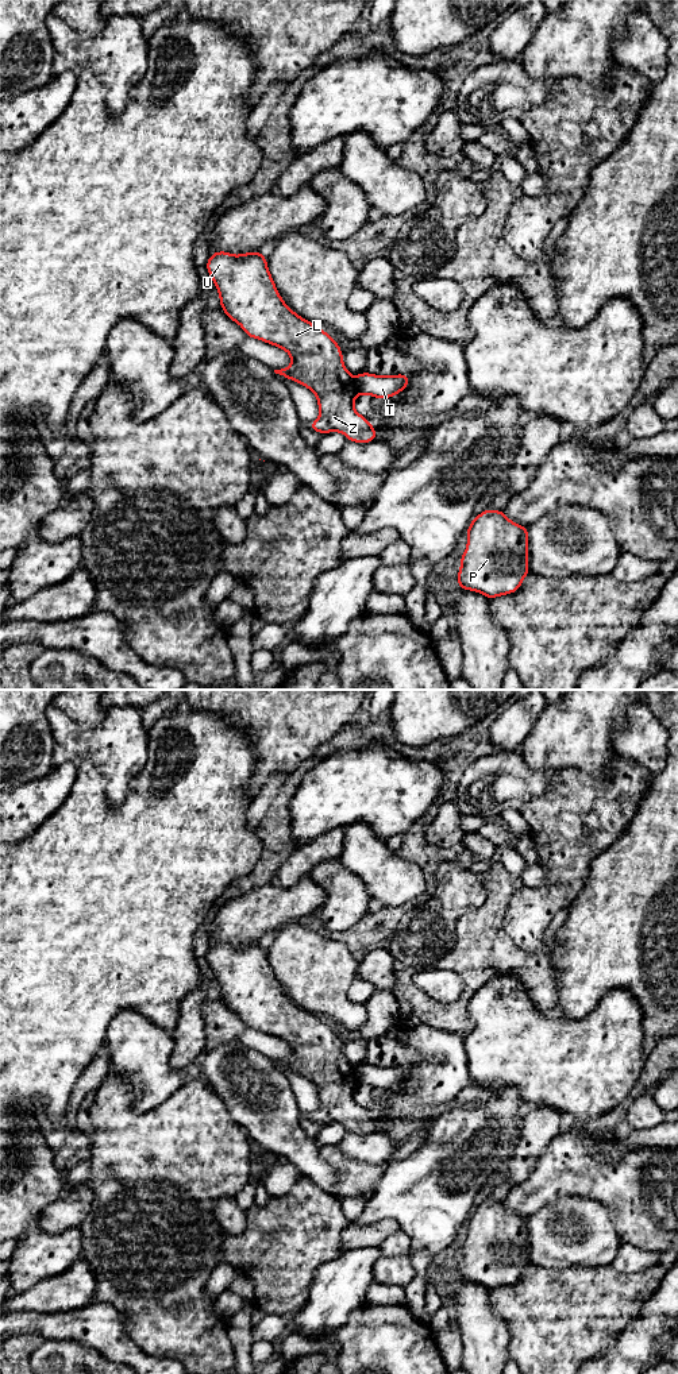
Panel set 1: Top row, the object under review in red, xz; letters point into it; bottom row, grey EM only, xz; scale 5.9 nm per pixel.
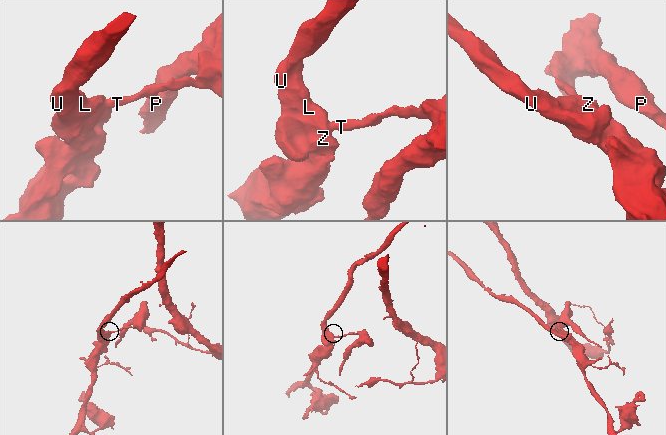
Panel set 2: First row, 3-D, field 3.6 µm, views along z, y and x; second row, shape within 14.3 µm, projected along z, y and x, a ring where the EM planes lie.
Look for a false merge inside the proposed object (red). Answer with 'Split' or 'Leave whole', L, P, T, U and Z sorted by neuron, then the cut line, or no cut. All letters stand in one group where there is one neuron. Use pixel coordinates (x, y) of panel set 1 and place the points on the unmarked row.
Split. Groups: L U Z / P T. Split along xz (353, 1069), (359, 1084)

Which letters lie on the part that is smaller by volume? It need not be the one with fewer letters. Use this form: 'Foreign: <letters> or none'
Foreign: P, T

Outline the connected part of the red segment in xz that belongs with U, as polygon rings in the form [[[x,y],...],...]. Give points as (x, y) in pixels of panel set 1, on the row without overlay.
[[[217,942],[209,946],[205,960],[219,981],[224,1006],[239,1015],[249,1028],[282,1039],[292,1049],[289,1058],[274,1064],[308,1078],[316,1087],[320,1105],[316,1112],[308,1114],[311,1120],[320,1126],[340,1123],[348,1132],[361,1135],[378,1128],[371,1114],[354,1100],[354,1092],[359,1084],[343,1054],[343,1043],[338,1033],[285,995],[269,962],[267,949],[261,942],[240,946]]]

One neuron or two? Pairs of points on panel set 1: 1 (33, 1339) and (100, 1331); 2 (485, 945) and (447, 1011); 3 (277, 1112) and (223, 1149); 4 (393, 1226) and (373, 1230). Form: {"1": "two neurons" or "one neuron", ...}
{"1": "two neurons", "2": "one neuron", "3": "two neurons", "4": "one neuron"}

